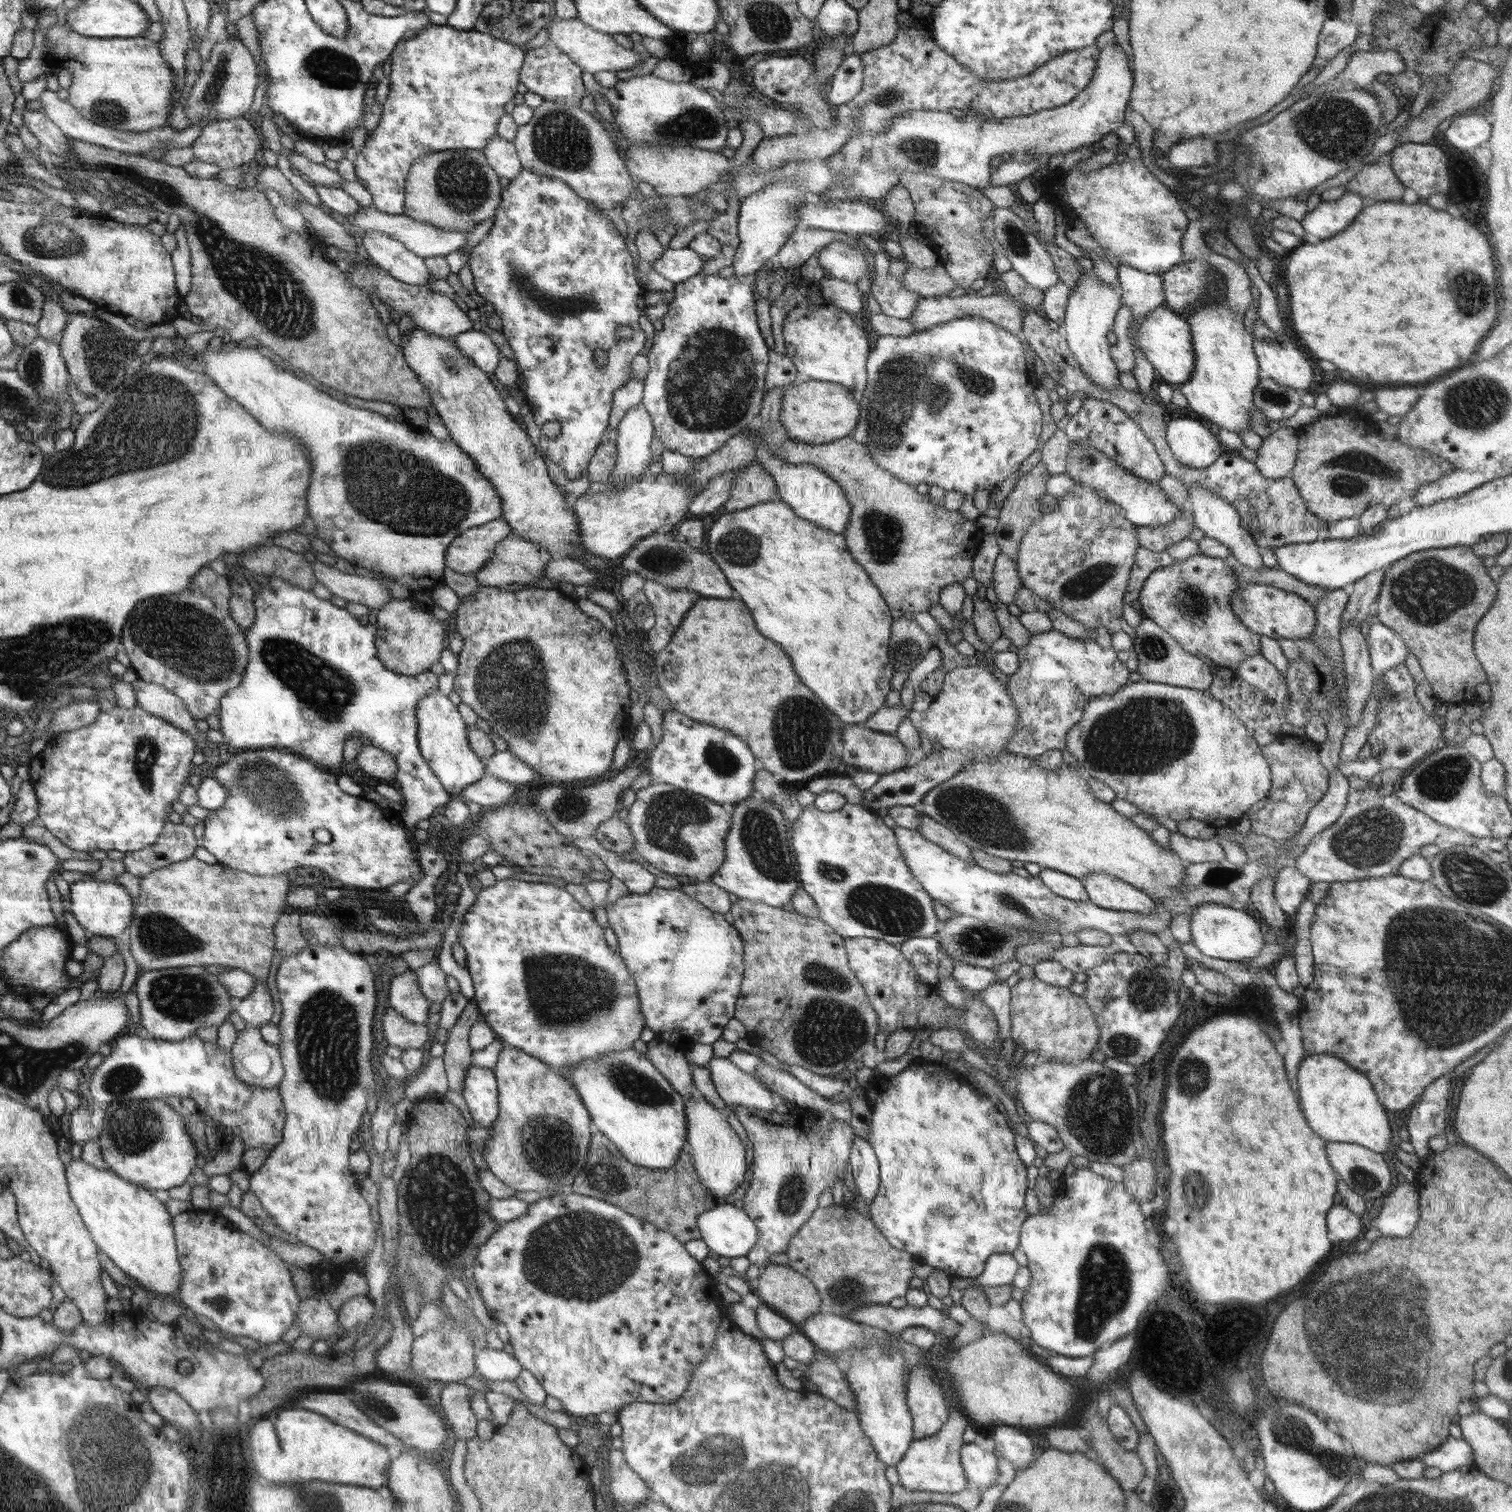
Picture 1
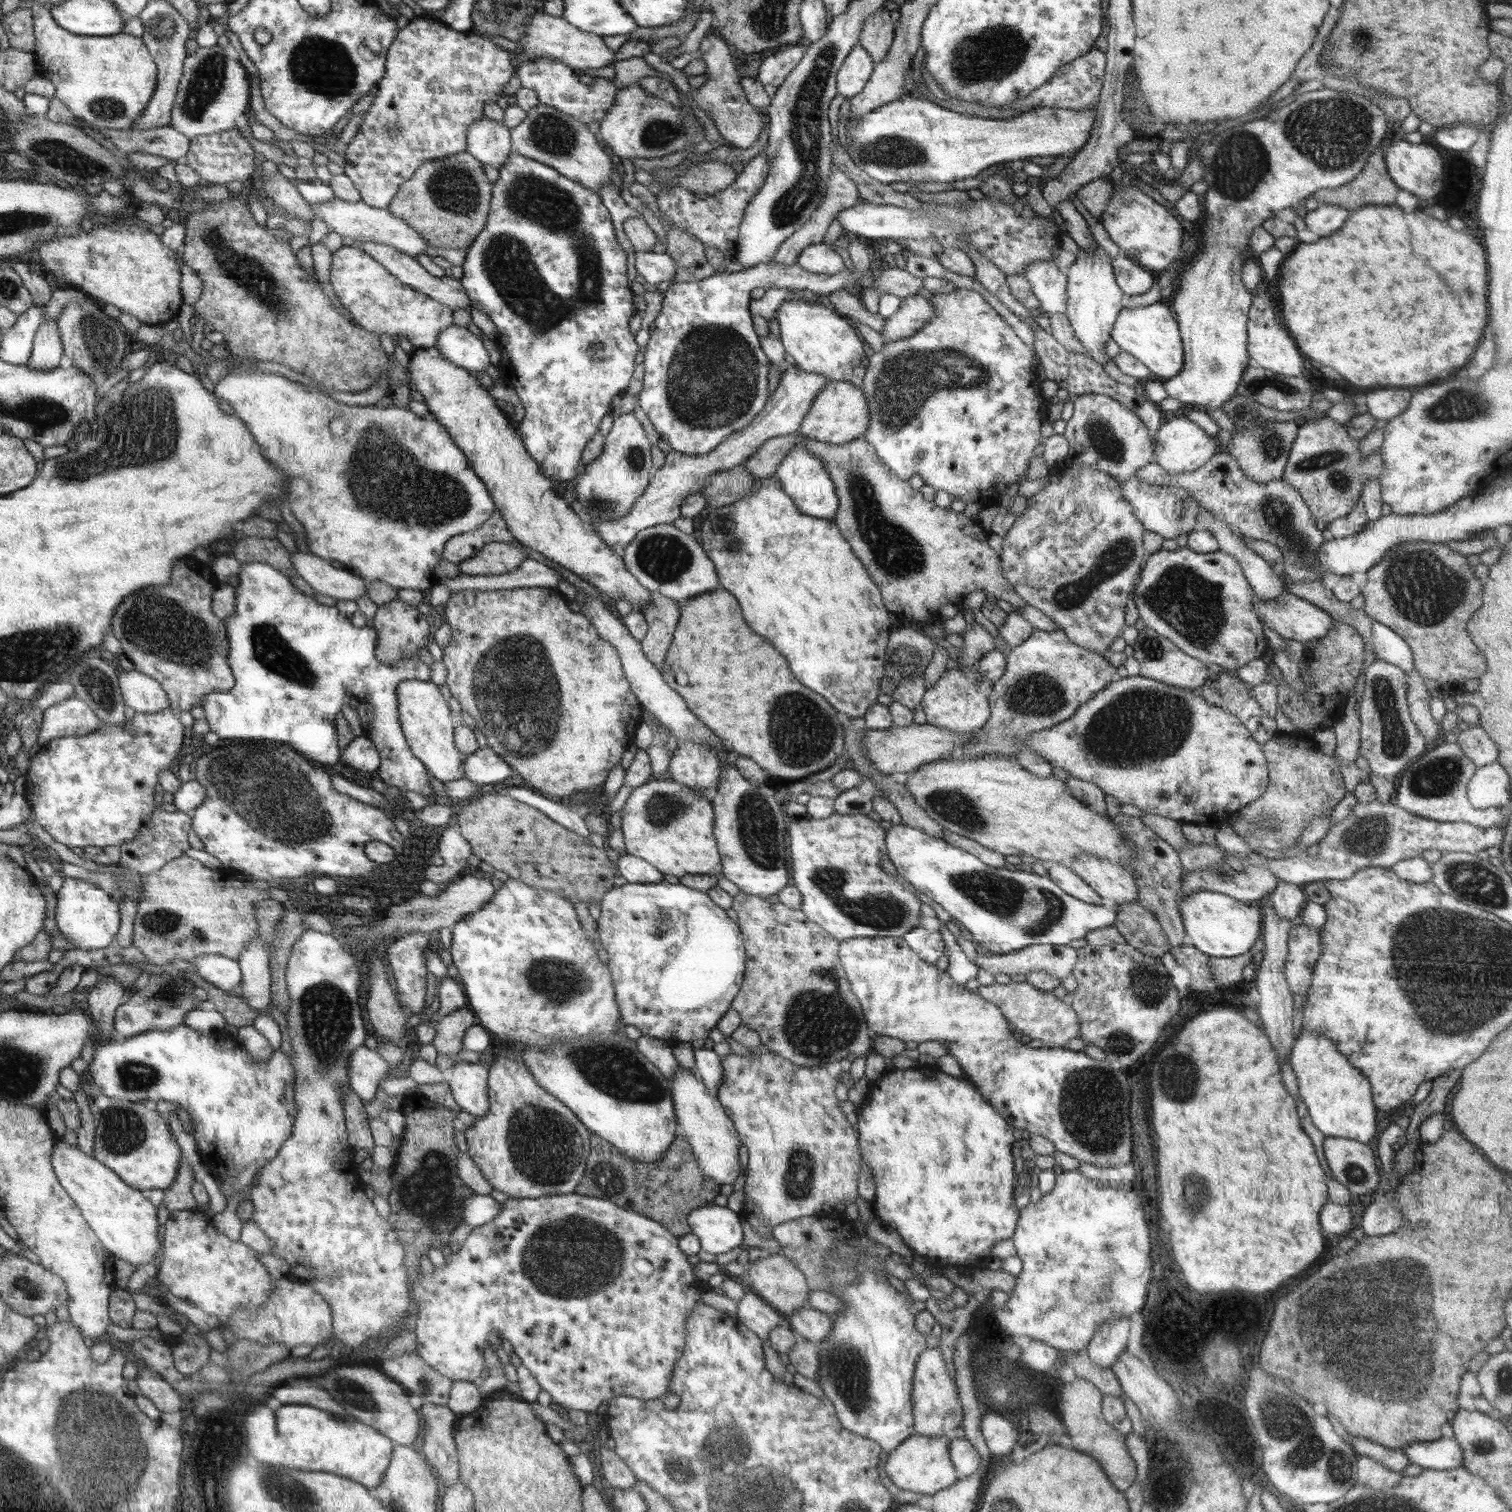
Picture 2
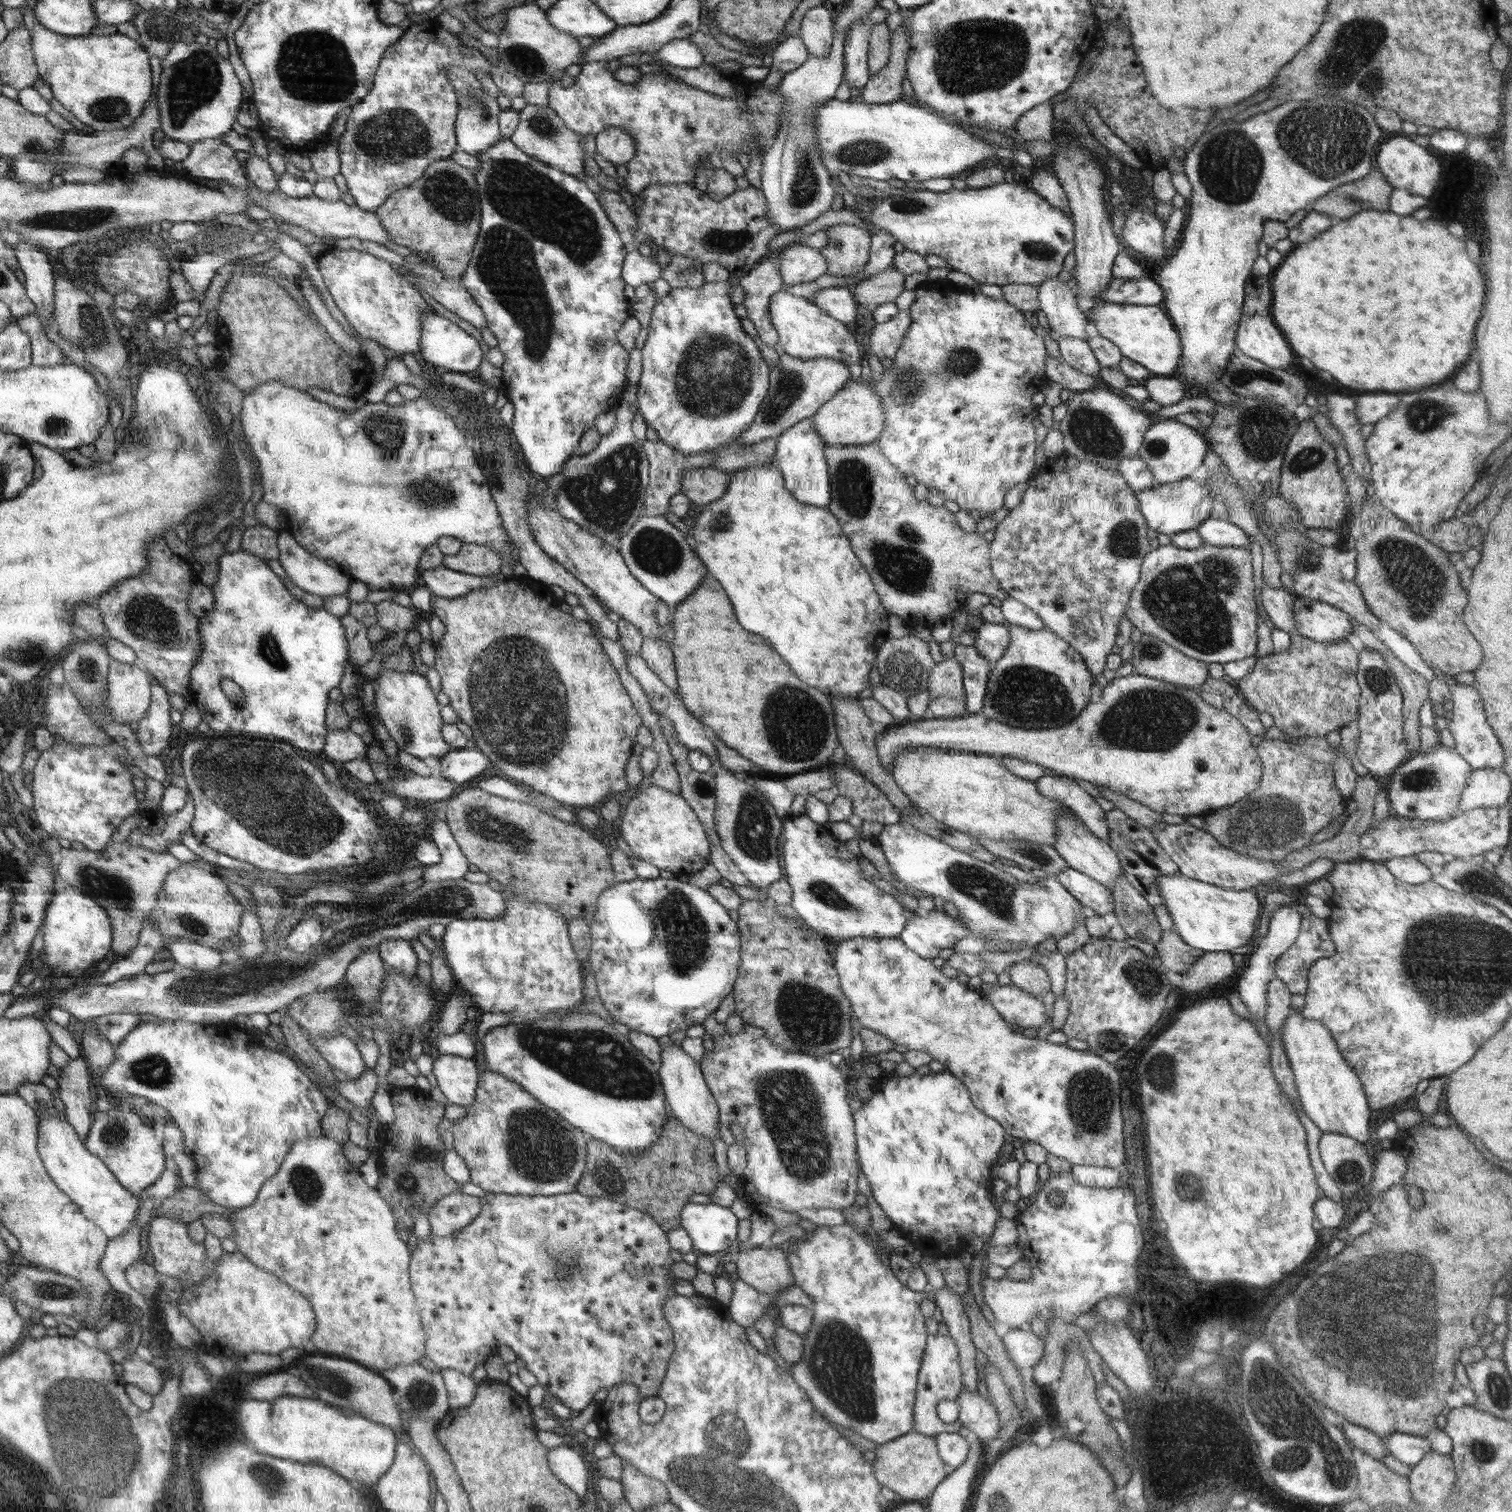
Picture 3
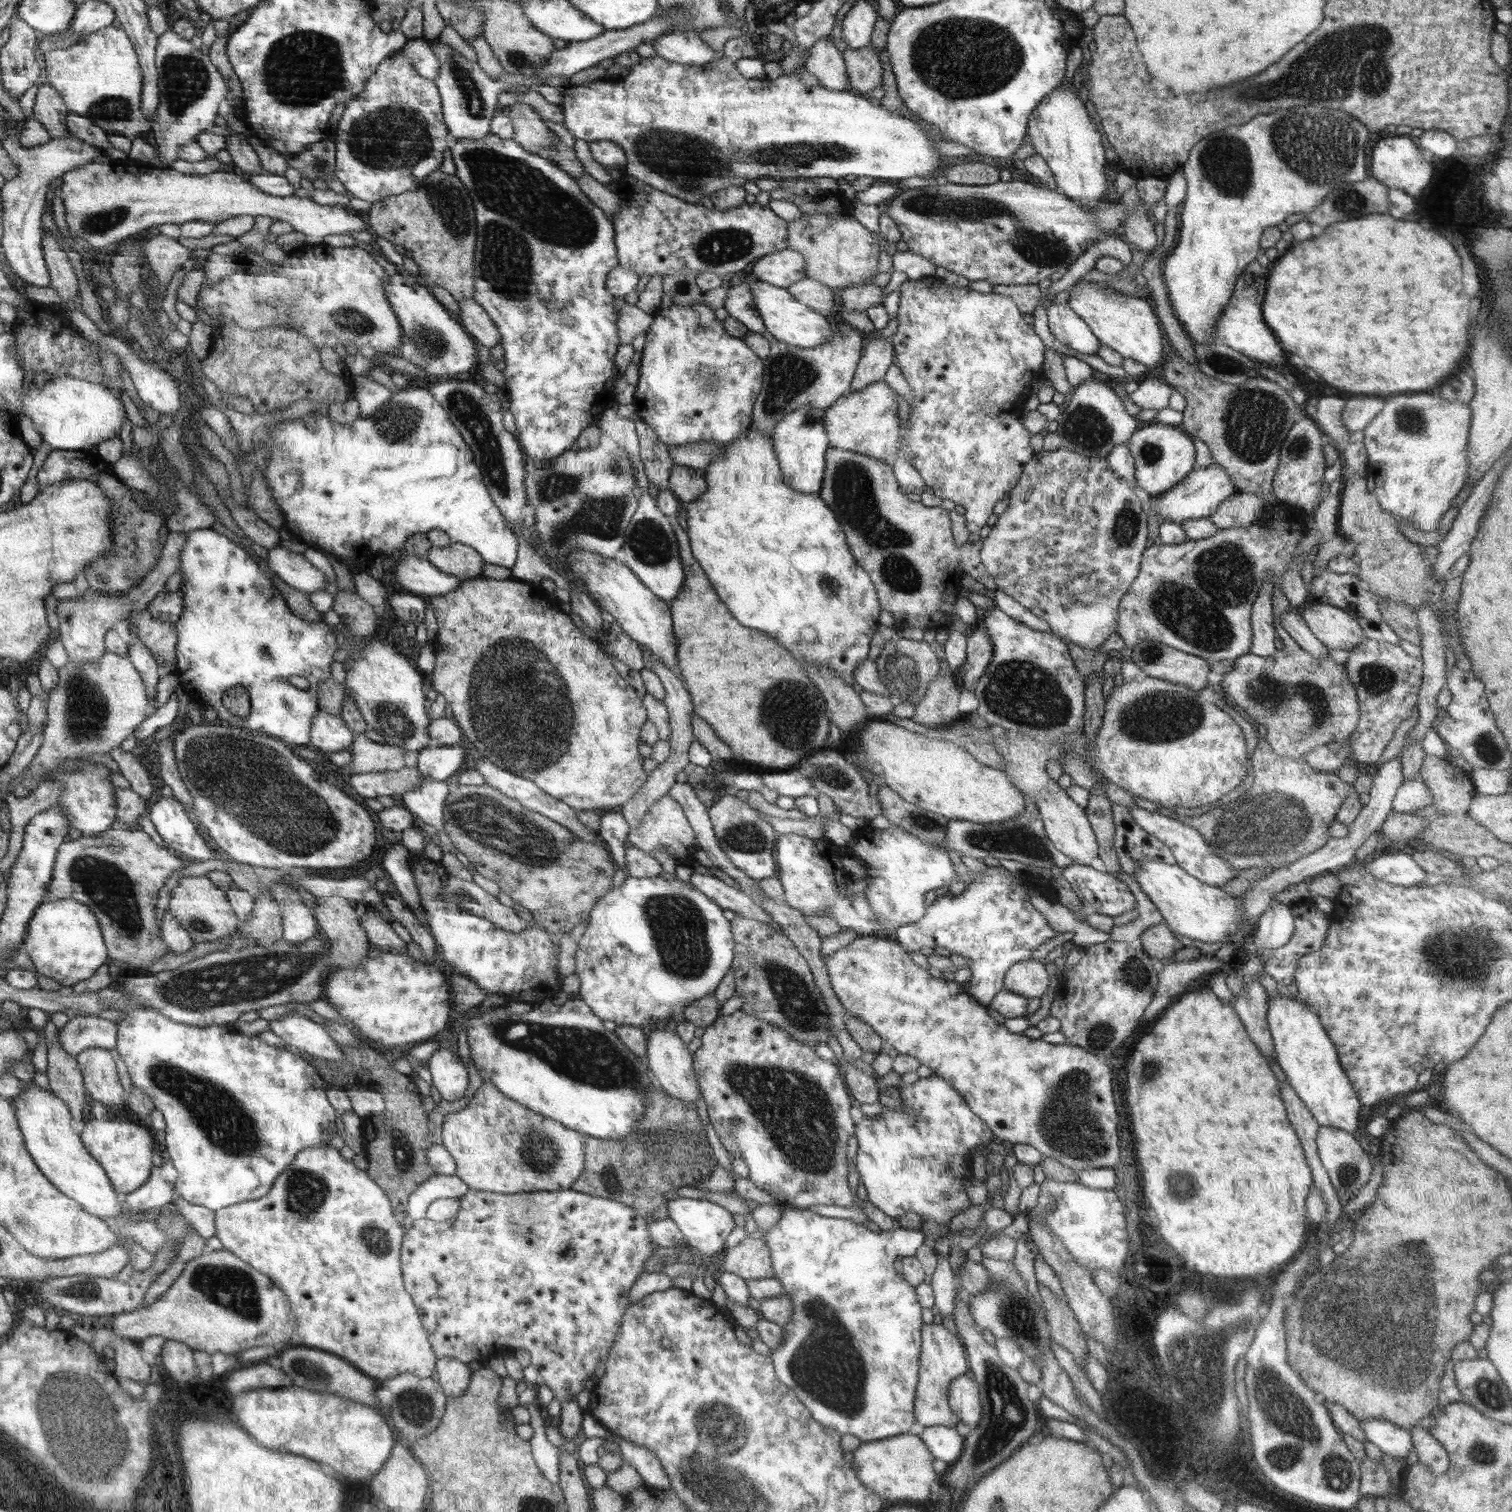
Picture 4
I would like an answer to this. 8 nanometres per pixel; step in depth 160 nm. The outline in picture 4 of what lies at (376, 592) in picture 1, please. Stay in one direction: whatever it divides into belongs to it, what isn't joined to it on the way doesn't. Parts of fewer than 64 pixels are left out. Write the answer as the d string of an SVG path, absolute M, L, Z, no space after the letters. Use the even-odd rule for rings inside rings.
M281 545L260 552L278 578L296 591L305 593L324 591L324 588L331 584L326 575L312 566L302 554L290 552Z

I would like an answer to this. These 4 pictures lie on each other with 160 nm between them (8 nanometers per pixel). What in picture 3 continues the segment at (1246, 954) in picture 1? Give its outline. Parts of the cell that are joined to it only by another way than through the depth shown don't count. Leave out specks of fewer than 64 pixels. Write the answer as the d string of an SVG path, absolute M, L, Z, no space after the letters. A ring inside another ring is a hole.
M1180 872L1156 877L1157 891L1164 899L1173 922L1173 930L1180 938L1204 952L1234 952L1240 946L1246 946L1260 919L1260 896L1264 886L1235 891L1206 884L1184 876Z

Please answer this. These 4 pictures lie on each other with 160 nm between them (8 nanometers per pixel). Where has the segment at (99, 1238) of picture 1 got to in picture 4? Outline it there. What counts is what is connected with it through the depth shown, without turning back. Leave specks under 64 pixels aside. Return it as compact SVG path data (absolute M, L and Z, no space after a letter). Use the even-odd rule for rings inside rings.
M30 1083L20 1096L12 1098L11 1103L15 1108L19 1127L22 1128L28 1153L39 1166L40 1172L43 1172L57 1189L61 1189L78 1201L85 1210L99 1216L104 1222L125 1213L121 1210L124 1203L123 1195L115 1191L114 1184L103 1166L88 1153L86 1146L82 1146L80 1136L72 1128L70 1108L64 1100L55 1096L52 1091Z

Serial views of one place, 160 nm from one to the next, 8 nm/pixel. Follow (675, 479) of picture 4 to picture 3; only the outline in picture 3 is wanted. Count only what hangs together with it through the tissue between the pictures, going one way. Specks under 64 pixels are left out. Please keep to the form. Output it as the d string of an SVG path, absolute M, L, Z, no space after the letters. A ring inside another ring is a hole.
M711 467L693 468L684 472L680 493L694 504L705 505L724 496L728 481L728 472Z

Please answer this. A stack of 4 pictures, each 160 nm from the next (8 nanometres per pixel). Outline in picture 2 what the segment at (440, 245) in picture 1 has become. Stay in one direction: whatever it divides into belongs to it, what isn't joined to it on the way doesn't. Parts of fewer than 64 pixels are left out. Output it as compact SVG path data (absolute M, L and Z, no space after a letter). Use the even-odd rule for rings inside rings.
M332 198L332 202L326 204L312 204L313 218L323 220L326 223L329 232L336 232L344 238L352 238L359 242L376 242L384 246L393 246L398 248L400 252L405 252L410 256L416 256L424 253L429 246L416 229L410 224L406 224L404 220L394 216L386 209L373 208L360 202L345 202L338 198Z

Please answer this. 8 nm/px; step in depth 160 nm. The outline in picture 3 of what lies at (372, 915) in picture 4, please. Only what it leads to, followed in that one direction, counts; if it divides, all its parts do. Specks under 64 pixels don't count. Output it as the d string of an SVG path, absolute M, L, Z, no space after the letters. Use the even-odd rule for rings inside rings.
M388 939L378 945L380 956L385 965L393 966L409 977L416 977L418 958L410 941Z

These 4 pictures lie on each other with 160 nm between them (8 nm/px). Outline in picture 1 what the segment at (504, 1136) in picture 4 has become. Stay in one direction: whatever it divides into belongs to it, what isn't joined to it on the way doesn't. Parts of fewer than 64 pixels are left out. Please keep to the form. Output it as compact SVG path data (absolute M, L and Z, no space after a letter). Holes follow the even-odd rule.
M505 1046L500 1052L496 1066L493 1071L496 1073L496 1081L499 1084L499 1118L492 1123L490 1127L490 1138L484 1142L484 1160L488 1165L488 1170L495 1174L504 1184L520 1192L540 1192L542 1197L548 1196L548 1190L569 1189L570 1185L575 1182L579 1173L584 1170L588 1152L590 1152L590 1112L583 1106L580 1101L580 1093L574 1089L574 1085L568 1081L567 1076L560 1076L552 1071L543 1061L532 1057L530 1054L523 1052L522 1049Z

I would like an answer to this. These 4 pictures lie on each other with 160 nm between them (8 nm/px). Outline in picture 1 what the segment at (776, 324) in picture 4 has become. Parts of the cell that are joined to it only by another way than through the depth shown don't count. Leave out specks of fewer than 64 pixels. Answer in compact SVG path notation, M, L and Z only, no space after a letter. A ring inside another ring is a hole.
M822 304L815 309L797 305L783 323L786 354L793 360L800 377L836 383L849 388L857 401L866 390L866 369L870 349L866 334L854 324L852 316L837 306Z

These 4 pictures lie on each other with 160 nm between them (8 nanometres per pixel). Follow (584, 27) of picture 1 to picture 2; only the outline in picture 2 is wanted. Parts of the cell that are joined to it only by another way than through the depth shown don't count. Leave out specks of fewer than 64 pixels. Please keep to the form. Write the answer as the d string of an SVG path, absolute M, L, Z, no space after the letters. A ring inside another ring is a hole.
M537 12L528 19L525 31L516 44L522 46L522 52L515 52L514 57L518 62L519 56L534 59L552 59L552 61L564 62L564 65L572 69L600 69L614 64L615 52L604 43L602 36L589 32L582 32L575 25L563 18L549 15L545 12Z

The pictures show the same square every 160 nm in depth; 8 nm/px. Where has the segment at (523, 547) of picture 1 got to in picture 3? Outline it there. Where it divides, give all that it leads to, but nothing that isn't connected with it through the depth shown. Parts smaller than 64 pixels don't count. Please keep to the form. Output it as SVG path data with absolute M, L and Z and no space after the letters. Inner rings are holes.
M464 543L463 550L459 551L456 556L444 555L444 559L442 559L442 565L445 568L478 577L494 577L500 574L502 563L504 563L504 560L500 559L500 553L494 551L494 549L471 543Z

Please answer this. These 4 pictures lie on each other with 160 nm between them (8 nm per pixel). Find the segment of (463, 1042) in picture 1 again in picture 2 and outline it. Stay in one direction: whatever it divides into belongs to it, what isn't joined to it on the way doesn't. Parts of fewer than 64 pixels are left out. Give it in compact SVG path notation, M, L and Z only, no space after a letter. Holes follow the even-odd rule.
M466 1006L459 1008L454 1012L450 1012L450 1015L444 1016L434 1026L436 1036L434 1036L431 1044L442 1055L457 1055L464 1050L462 1038L466 1036L466 1030L475 1025L479 1025L476 1015Z

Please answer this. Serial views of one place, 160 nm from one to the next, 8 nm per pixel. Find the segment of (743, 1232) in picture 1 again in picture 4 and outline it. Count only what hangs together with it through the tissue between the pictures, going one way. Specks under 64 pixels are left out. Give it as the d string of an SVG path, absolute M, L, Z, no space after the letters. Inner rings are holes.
M679 1197L675 1200L669 1200L667 1209L670 1220L673 1220L678 1225L681 1233L685 1236L687 1244L696 1247L704 1258L712 1256L718 1250L722 1250L726 1238L734 1230L732 1213L722 1208L722 1206L704 1199Z

